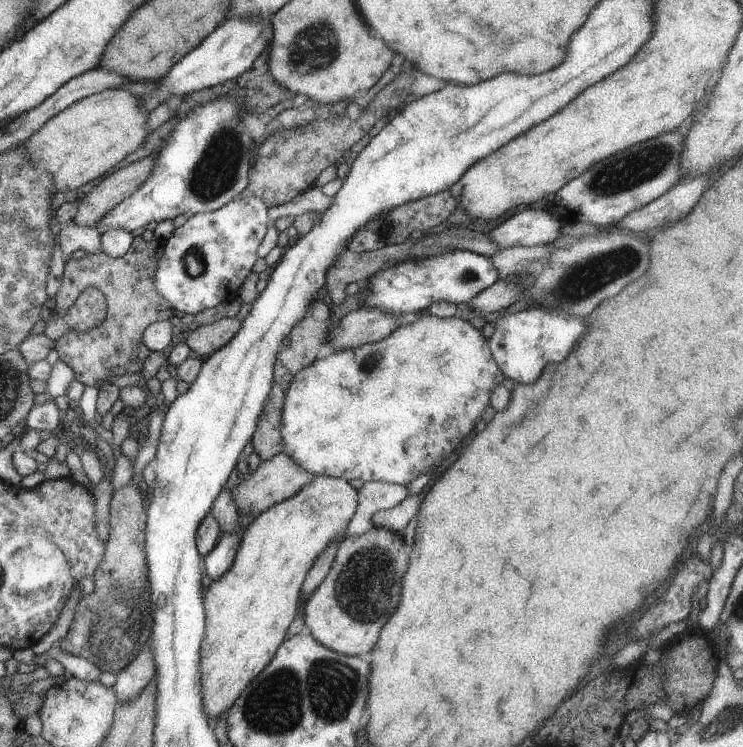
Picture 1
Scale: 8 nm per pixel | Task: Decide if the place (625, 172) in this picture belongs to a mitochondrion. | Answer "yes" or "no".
yes

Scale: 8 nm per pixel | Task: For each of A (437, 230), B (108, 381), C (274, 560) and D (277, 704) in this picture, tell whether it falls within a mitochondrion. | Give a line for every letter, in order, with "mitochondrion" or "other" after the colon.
A: other
B: other
C: other
D: mitochondrion

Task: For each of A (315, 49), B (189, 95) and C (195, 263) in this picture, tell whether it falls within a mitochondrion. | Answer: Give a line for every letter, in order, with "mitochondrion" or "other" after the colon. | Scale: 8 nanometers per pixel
A: mitochondrion
B: other
C: mitochondrion

